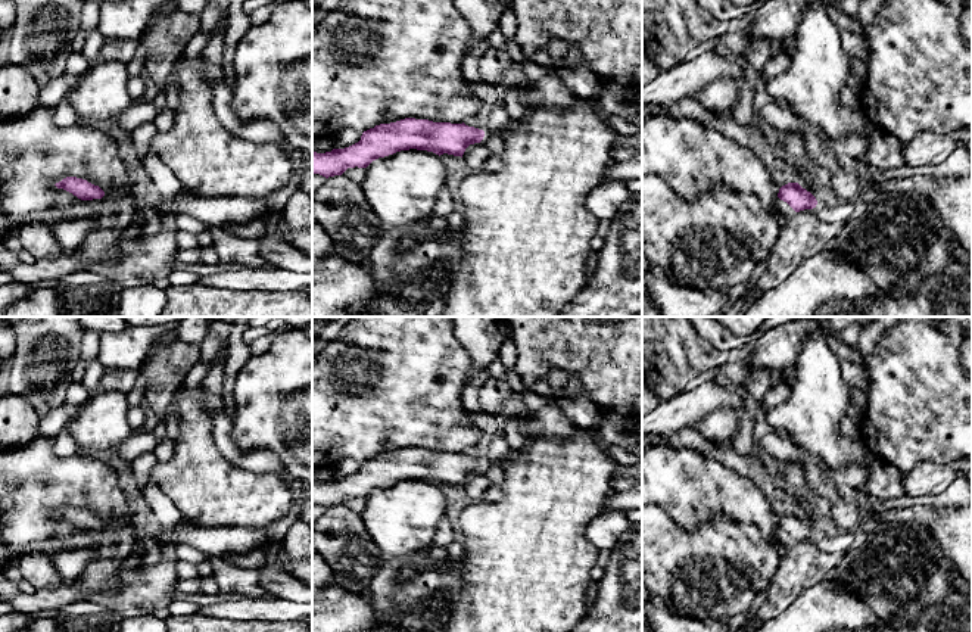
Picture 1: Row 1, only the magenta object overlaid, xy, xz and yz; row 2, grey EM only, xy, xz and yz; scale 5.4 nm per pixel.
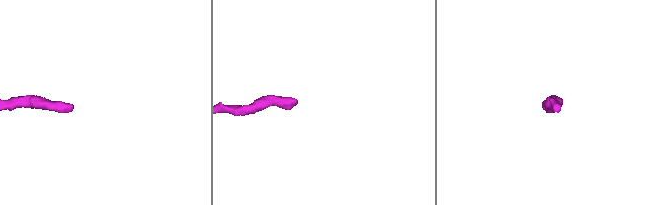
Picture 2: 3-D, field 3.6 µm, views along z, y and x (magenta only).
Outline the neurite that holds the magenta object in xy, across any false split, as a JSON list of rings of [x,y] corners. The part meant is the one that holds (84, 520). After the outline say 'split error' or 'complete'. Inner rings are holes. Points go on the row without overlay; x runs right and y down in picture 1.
[[[66,507],[54,516],[72,523],[81,530],[102,529],[105,526],[105,522],[99,516],[77,507]]]; complete

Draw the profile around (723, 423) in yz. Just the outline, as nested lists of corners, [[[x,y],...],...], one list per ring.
[[[719,408],[704,417],[695,426],[695,430],[710,440],[725,442],[735,438],[742,418],[744,411],[738,411],[733,408]]]

